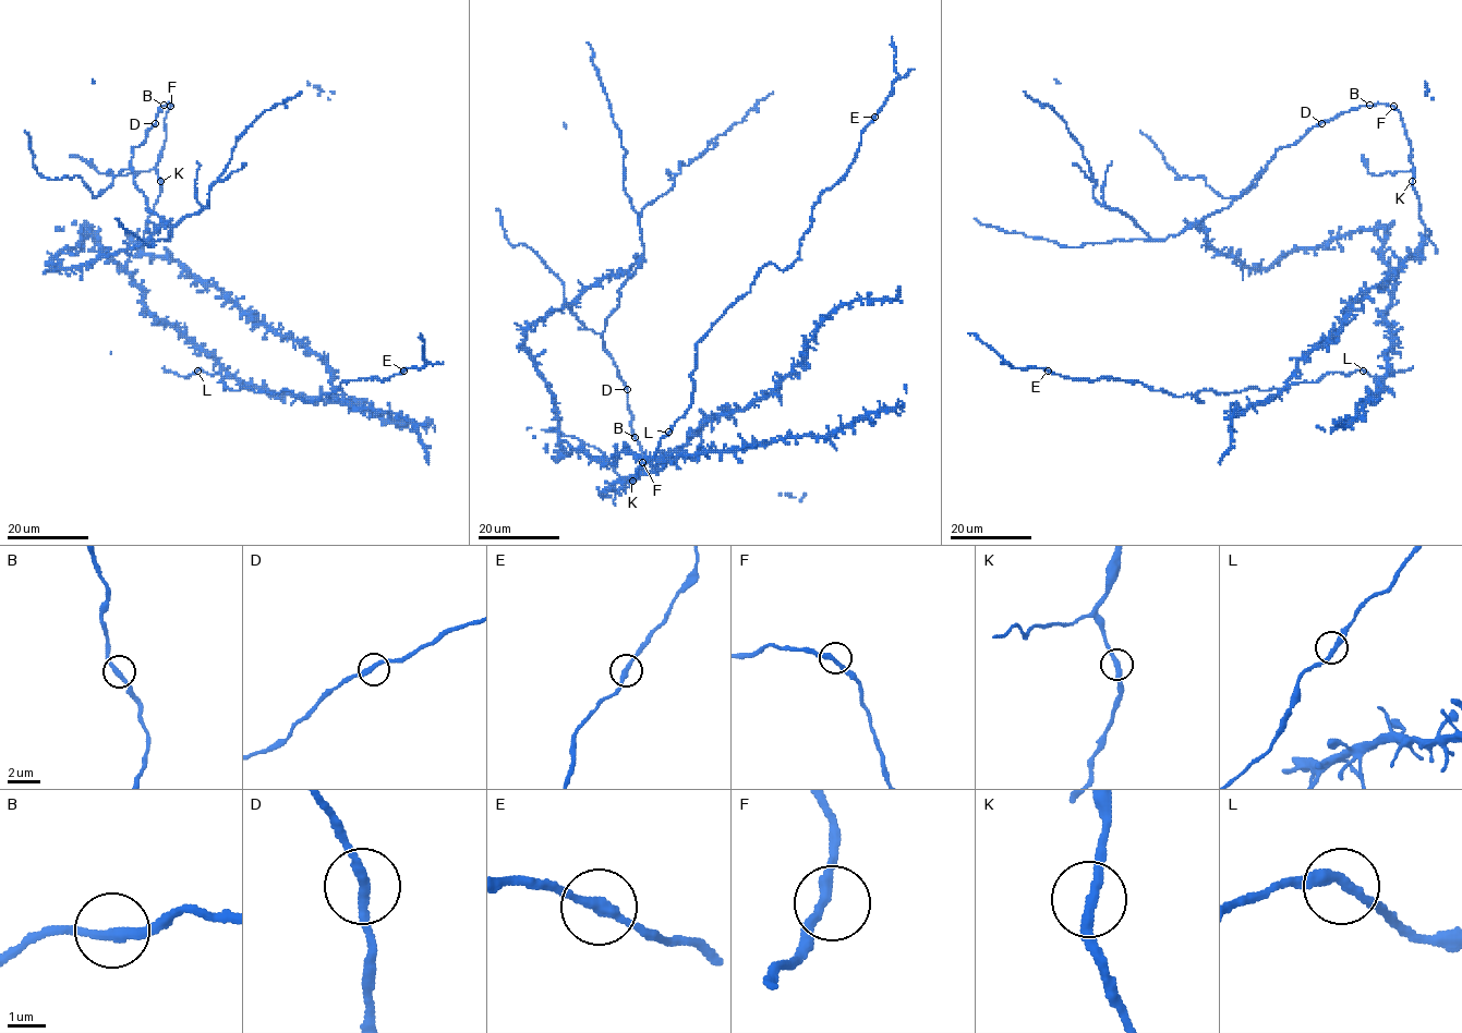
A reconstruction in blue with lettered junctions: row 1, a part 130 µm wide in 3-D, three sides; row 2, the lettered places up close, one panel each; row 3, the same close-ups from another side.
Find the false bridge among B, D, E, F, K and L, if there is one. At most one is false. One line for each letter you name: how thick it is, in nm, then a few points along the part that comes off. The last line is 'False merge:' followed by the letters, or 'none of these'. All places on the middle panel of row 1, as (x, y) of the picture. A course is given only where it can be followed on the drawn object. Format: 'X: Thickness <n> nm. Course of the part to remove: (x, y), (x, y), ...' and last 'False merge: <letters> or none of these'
E: Thickness 280 nm. Course of the part to remove: (874, 117), (898, 76), (891, 36)
False merge: E

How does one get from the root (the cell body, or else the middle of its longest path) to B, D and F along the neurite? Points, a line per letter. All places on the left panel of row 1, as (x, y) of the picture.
B: (110, 255), (142, 243), (167, 223), (147, 208), (131, 167), (133, 149), (145, 140), (164, 105)
D: (110, 255), (142, 243), (167, 223), (147, 208), (131, 167), (133, 149), (155, 123)
F: (110, 255), (142, 243), (167, 223), (147, 208), (131, 158), (160, 105), (170, 106)

